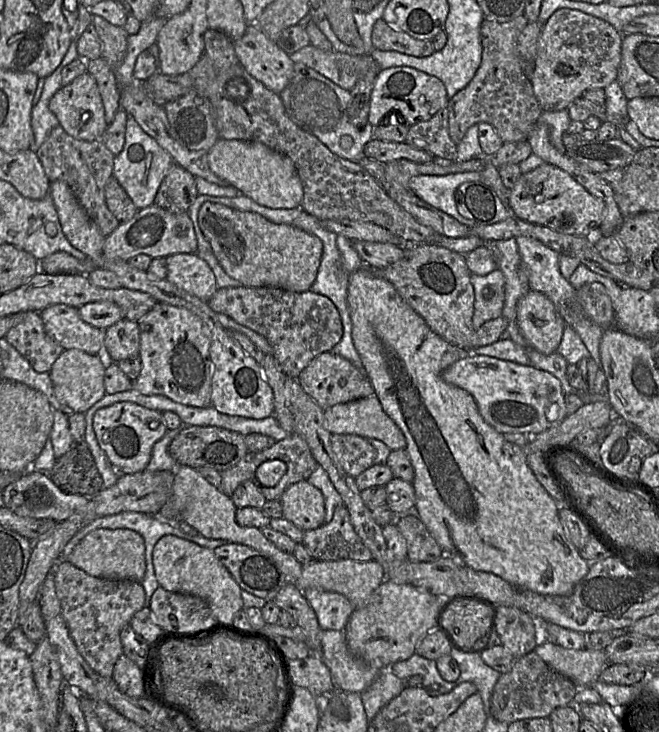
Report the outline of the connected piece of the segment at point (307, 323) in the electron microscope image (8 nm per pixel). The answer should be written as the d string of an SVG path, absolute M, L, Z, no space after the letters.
M277 287L218 288L206 301L216 313L224 314L263 336L286 376L299 377L312 359L331 350L343 336L343 326L334 303L311 290L293 292Z

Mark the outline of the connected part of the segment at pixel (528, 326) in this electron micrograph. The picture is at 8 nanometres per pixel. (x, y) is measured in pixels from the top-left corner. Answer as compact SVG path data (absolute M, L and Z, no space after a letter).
M533 290L517 304L517 325L526 341L544 355L557 352L566 326L554 303Z

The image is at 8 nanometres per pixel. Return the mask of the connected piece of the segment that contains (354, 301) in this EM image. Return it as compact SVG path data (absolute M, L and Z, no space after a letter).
M363 266L359 270L349 274L347 304L352 323L352 340L360 356L363 371L370 380L374 389L374 395L379 399L383 410L399 427L406 440L405 451L414 469L414 478L412 481L415 491L414 509L417 516L422 520L430 534L444 551L444 555L461 560L474 570L493 573L519 589L527 589L546 595L569 595L575 585L588 573L590 563L582 558L579 549L566 537L558 515L558 504L534 476L527 464L527 456L530 453L541 453L541 451L554 444L570 443L579 433L587 429L602 429L614 416L614 411L610 403L606 401L596 401L585 404L575 413L567 416L559 425L538 435L532 435L528 443L524 446L515 445L507 441L503 434L497 432L492 426L485 422L473 396L469 392L445 382L442 378L442 373L446 368L456 361L472 355L472 350L463 350L454 346L434 333L422 317L400 296L394 285L376 276L371 268L367 266Z

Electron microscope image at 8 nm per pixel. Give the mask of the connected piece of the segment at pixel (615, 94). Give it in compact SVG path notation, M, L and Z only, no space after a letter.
M616 79L610 85L604 88L605 102L605 118L613 123L618 129L618 138L624 143L632 147L636 152L642 147L640 144L627 132L625 123L627 122L627 103L626 98L618 80Z

